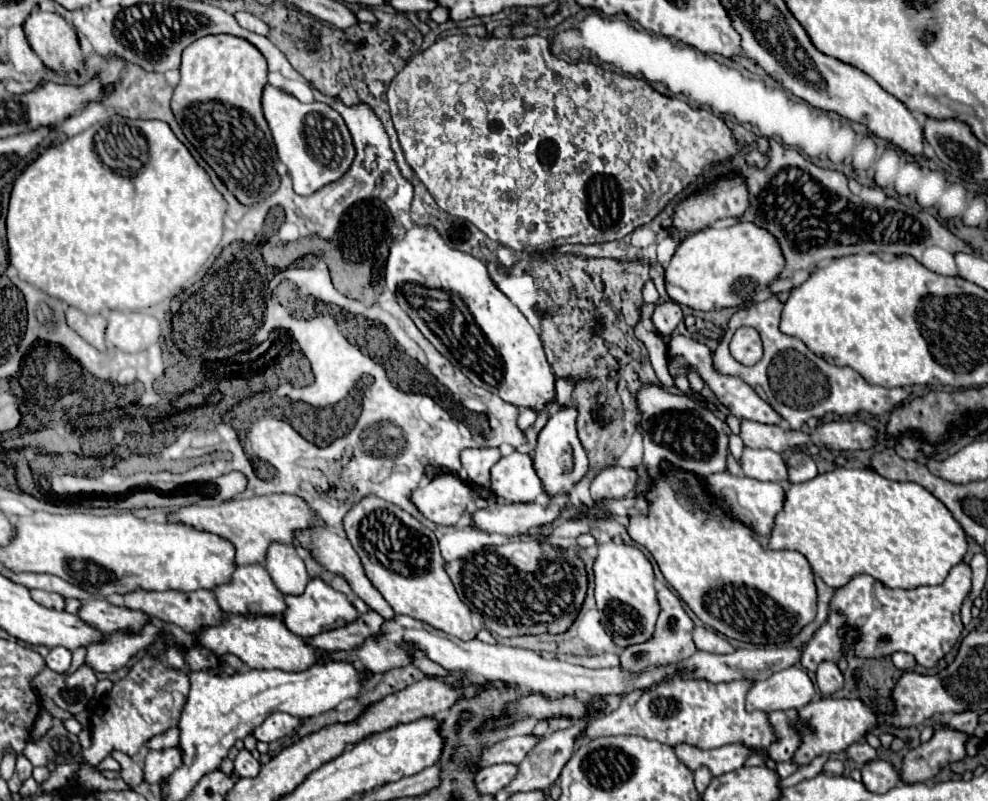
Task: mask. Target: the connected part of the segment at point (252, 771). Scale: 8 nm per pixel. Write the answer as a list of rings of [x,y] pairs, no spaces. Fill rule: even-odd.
[[[240,749],[234,759],[234,769],[240,777],[256,777],[260,771],[260,763],[250,755],[248,749]]]

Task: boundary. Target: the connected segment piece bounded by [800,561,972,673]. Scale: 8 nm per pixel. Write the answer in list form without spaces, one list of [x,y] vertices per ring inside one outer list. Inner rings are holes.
[[[958,563],[950,569],[942,585],[924,585],[914,589],[890,589],[870,575],[856,575],[844,587],[836,589],[830,599],[830,611],[826,623],[812,635],[804,645],[800,665],[814,673],[822,661],[838,663],[842,649],[848,645],[840,635],[840,627],[854,627],[860,631],[858,639],[852,641],[856,657],[878,659],[888,657],[896,651],[904,651],[916,657],[924,667],[934,667],[958,641],[962,633],[960,607],[972,587],[972,569],[968,563]],[[888,637],[888,641],[882,641]]]

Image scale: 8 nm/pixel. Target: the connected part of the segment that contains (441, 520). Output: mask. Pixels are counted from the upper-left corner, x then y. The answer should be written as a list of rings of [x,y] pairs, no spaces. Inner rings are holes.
[[[454,473],[436,475],[426,487],[412,495],[420,513],[438,525],[456,525],[468,515],[468,501],[474,497],[472,487]]]

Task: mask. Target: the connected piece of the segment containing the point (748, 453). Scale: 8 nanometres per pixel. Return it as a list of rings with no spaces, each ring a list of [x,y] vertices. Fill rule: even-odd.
[[[744,447],[740,457],[740,467],[746,477],[758,481],[784,481],[786,477],[786,461],[780,453],[770,449],[750,449]]]

